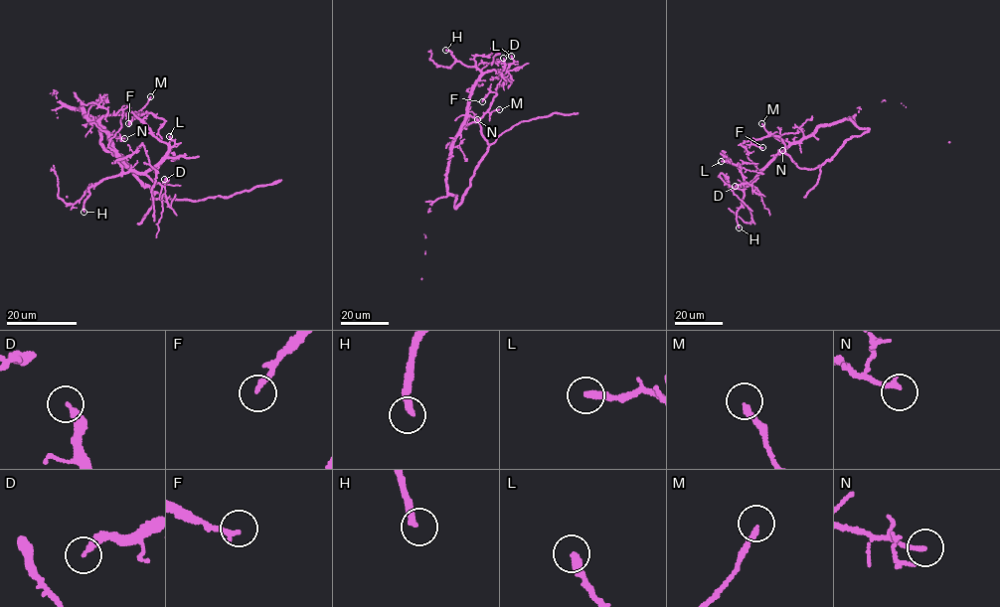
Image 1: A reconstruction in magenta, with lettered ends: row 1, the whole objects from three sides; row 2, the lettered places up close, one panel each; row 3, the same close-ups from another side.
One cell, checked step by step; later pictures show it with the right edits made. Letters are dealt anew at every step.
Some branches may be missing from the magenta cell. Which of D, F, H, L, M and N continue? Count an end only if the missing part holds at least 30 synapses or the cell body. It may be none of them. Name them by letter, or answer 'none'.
L

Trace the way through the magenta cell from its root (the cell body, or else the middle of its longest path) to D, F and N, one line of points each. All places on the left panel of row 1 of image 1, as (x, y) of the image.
D: (82, 110), (80, 106), (83, 112), (105, 132), (121, 162), (162, 186), (167, 181), (164, 179)
F: (82, 110), (80, 106), (83, 112), (95, 121), (106, 115), (130, 111), (143, 115), (146, 112), (128, 123)
N: (82, 110), (99, 128), (124, 138)

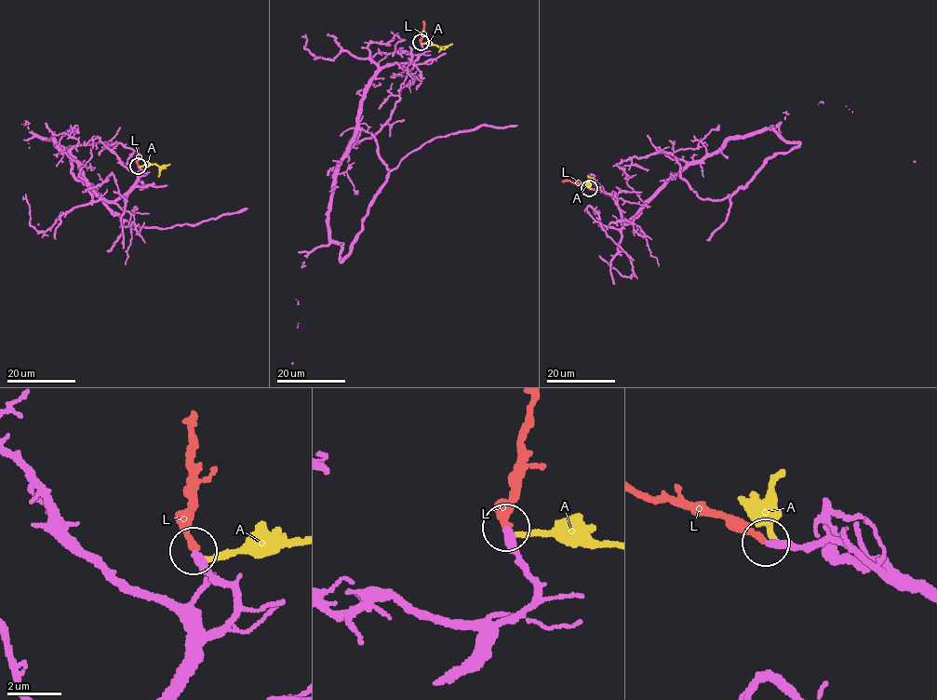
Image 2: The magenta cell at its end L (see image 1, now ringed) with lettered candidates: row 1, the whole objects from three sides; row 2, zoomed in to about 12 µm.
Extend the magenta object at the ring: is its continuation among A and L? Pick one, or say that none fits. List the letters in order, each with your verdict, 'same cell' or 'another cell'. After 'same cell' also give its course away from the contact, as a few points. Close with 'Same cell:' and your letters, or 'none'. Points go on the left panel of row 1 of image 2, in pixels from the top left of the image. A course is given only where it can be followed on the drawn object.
A: another cell
L: same cell; it runs (138, 166), (136, 147)
Same cell: L

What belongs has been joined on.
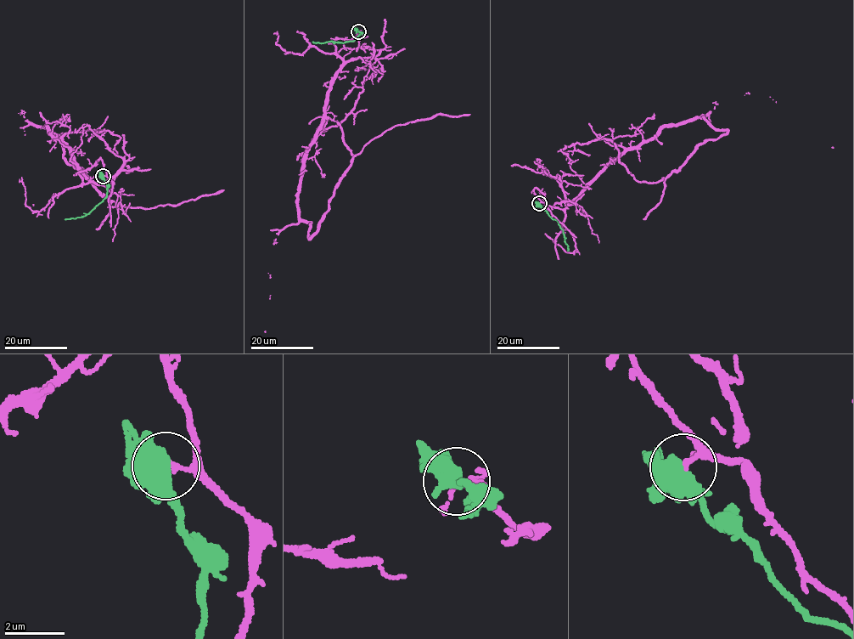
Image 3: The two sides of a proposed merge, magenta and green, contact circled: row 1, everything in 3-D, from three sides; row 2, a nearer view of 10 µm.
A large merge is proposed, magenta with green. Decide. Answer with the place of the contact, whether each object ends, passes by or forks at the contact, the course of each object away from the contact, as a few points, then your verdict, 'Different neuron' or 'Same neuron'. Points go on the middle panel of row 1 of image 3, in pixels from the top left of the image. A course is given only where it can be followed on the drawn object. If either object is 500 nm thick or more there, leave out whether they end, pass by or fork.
Place: (358, 31). At the ring magenta passes by. At the ring green forks. Course of magenta: (358, 31), (334, 40), (342, 63), (299, 183), (308, 236), (373, 138), (440, 114), (469, 114). Course of green: (357, 31), (359, 36), (351, 41), (312, 42). Same neuron

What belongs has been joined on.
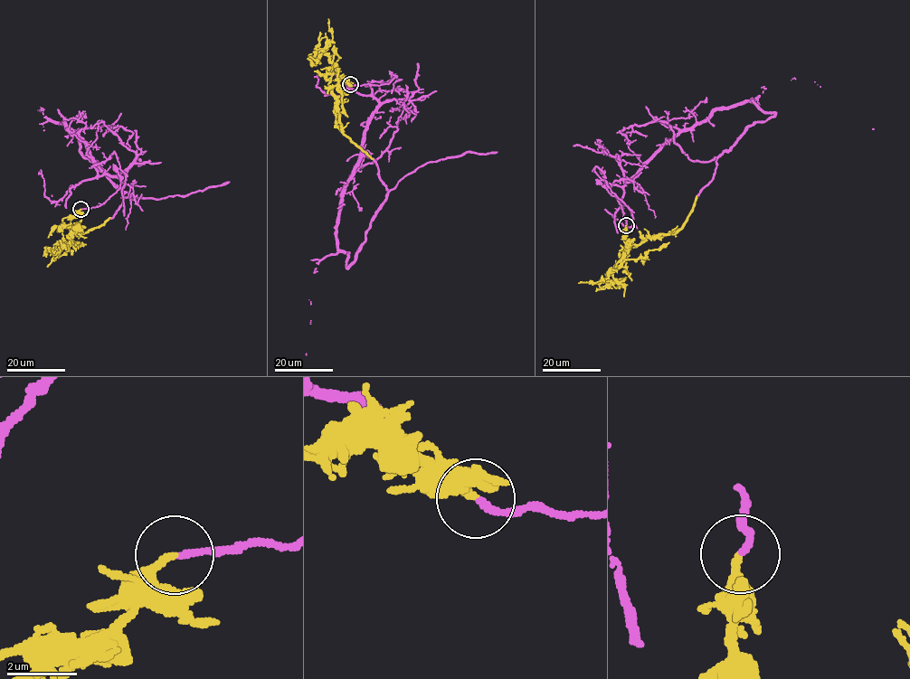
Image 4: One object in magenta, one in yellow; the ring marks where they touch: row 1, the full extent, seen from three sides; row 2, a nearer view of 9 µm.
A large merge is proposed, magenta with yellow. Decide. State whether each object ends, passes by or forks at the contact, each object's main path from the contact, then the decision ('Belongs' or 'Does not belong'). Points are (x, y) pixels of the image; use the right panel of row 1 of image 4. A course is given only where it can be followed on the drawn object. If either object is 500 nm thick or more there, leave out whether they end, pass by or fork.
At the ring magenta ends. At the ring yellow ends. Course of magenta: (626, 225), (594, 167), (625, 185), (716, 110), (749, 100), (775, 115), (702, 163), (669, 125). Course of yellow: (626, 225), (625, 237), (637, 244), (648, 239), (677, 231), (694, 205), (696, 195). Belongs

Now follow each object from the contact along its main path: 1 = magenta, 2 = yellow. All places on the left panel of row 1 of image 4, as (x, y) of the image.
1: (80, 209), (120, 187), (119, 163), (95, 165), (100, 176), (62, 121), (135, 197), (229, 182)
2: (80, 209), (71, 217), (67, 226), (79, 234), (103, 224), (110, 217)

